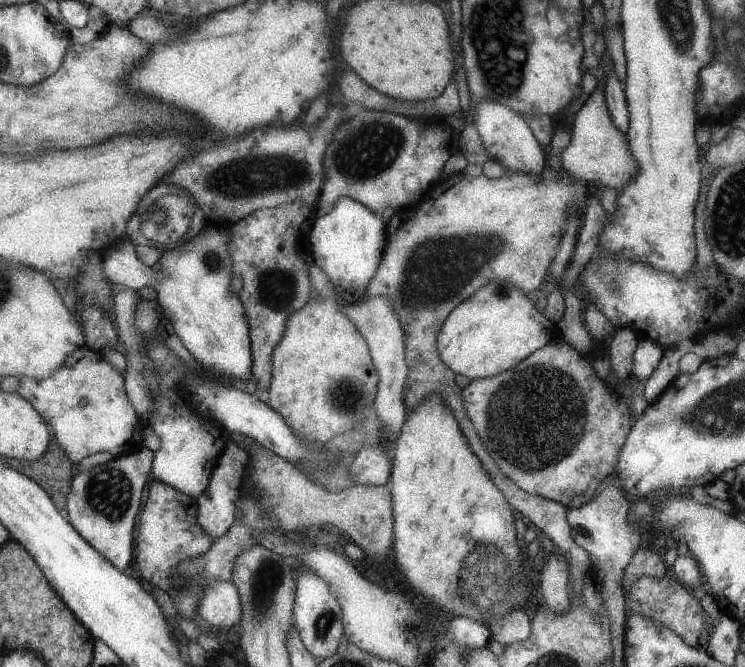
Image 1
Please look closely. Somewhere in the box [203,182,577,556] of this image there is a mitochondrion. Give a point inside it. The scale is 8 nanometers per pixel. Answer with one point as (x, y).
(434, 268)

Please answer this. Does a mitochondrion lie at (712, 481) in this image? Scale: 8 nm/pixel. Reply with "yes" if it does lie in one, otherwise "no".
no

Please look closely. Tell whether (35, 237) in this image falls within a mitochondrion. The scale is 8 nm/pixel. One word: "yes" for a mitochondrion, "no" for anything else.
no

